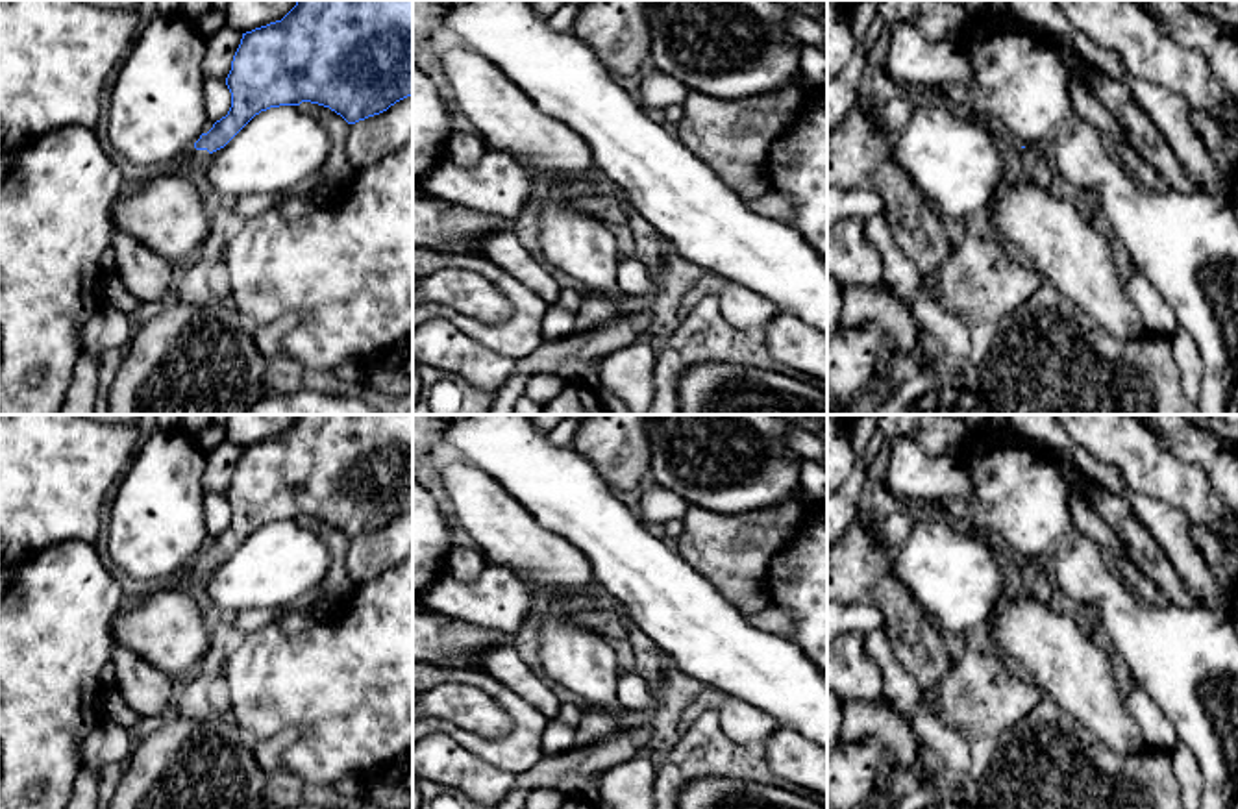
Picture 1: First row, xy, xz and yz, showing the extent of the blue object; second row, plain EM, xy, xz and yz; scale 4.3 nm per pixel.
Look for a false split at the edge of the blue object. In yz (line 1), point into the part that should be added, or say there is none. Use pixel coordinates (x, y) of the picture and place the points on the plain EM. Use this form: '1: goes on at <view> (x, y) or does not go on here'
1: does not go on here

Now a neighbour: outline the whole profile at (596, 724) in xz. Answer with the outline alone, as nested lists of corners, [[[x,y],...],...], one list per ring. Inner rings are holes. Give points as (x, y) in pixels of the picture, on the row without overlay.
[[[588,707],[581,713],[581,720],[576,726],[576,742],[588,744],[594,741],[603,741],[620,731],[616,713]]]

